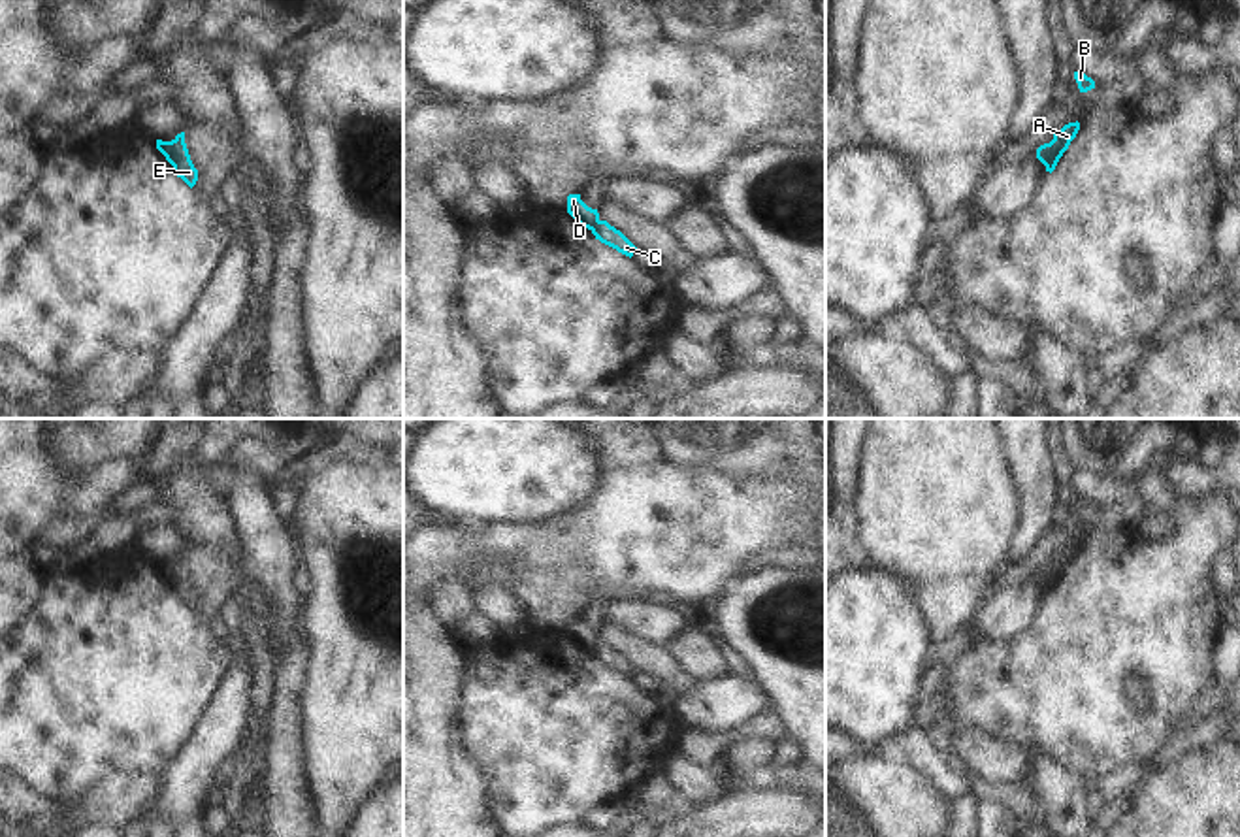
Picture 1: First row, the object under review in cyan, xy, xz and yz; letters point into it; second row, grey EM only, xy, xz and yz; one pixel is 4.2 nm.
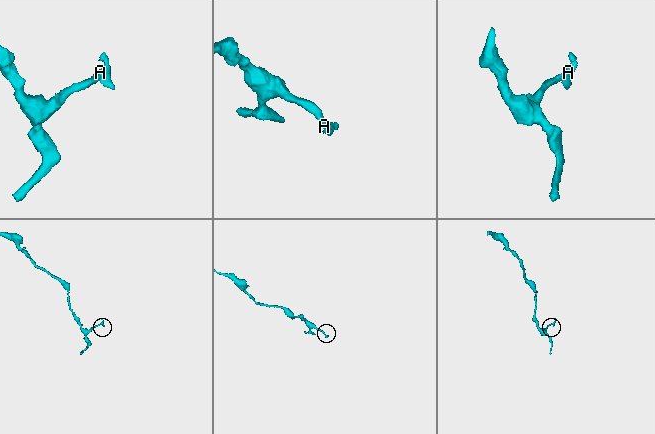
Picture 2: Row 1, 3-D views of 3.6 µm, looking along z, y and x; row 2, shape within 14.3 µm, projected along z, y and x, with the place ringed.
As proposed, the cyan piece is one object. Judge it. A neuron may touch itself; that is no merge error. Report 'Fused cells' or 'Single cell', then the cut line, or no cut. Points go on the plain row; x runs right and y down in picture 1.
Fused cells. Split along xy (170, 564), (172, 587)

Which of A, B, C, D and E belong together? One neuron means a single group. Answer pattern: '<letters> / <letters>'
A B C E / D

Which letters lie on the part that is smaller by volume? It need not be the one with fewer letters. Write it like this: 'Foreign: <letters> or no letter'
Foreign: A, B, C, E

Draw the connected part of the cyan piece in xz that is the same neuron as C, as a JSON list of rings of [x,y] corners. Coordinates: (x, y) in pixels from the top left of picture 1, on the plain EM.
[[[597,643],[590,652],[596,658],[596,662],[599,662],[601,665],[616,671],[618,675],[629,681],[637,673],[637,669],[620,652],[611,648],[607,643]]]

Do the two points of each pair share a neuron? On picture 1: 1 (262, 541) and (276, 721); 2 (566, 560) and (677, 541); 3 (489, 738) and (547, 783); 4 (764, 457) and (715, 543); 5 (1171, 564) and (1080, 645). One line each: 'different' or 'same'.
1: same
2: same
3: same
4: different
5: same

